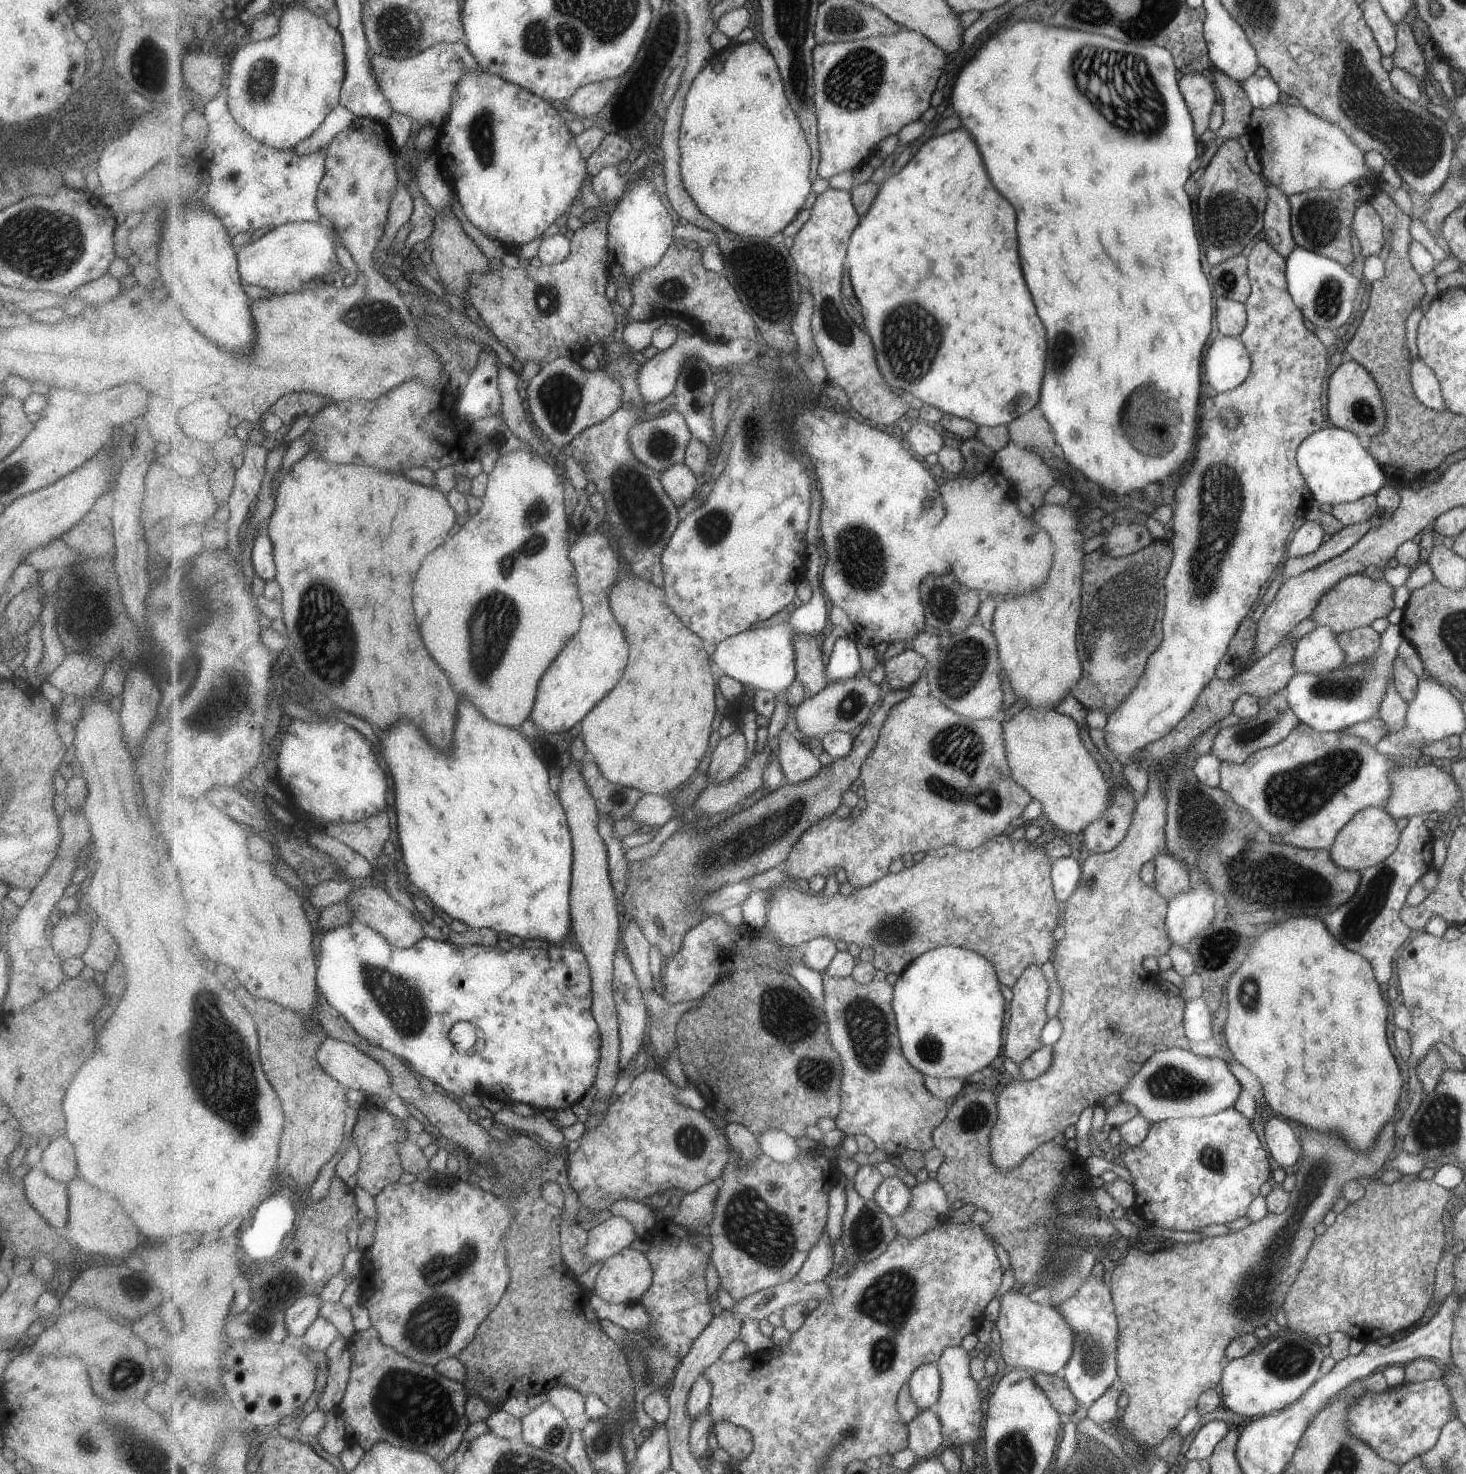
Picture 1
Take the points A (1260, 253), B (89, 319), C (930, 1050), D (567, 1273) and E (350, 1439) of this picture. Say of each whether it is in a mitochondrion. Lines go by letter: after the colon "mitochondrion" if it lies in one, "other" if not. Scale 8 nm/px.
A: other
B: other
C: mitochondrion
D: other
E: other

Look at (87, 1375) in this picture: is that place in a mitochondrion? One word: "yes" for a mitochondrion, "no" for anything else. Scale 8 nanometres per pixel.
no

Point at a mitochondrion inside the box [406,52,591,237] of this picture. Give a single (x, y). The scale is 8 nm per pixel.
(483, 139)

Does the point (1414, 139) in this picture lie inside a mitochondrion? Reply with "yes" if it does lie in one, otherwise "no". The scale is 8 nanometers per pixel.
yes

